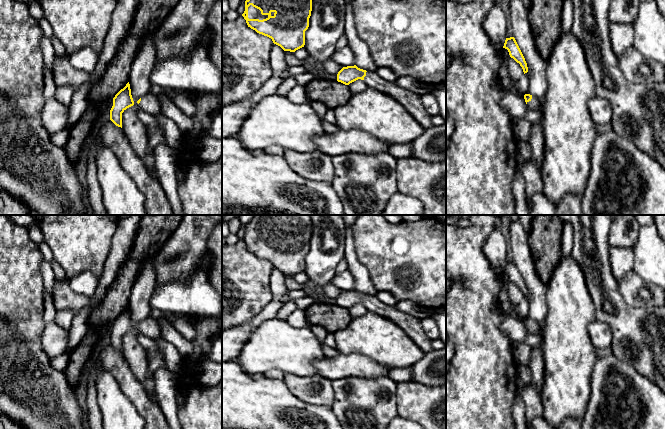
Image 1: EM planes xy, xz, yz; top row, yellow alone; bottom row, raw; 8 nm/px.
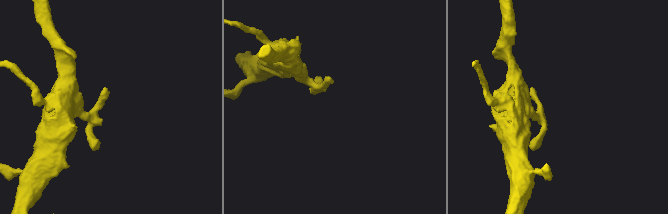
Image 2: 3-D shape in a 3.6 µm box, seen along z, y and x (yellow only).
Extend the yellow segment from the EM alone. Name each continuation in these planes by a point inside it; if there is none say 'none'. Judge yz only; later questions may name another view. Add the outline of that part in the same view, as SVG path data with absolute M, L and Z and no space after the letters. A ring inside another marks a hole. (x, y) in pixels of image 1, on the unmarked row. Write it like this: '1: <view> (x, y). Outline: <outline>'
1: yz (534, 327). Outline: M532 320L532 323L527 326L528 333L537 335L539 331L539 325L536 321Z

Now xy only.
1: xy (150, 327). Outline: M146 318L138 328L139 332L150 338L161 338L161 328L157 319Z

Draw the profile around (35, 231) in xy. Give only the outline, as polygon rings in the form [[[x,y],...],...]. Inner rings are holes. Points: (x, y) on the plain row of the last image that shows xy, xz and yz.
[[[33,224],[27,228],[29,231],[29,237],[34,243],[39,244],[44,242],[44,236],[42,233],[42,224]]]

